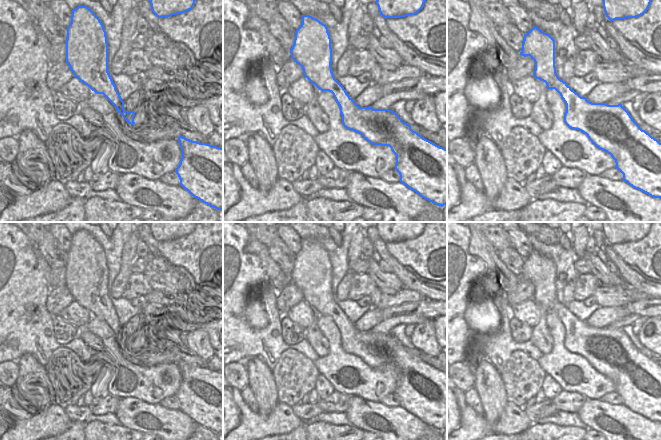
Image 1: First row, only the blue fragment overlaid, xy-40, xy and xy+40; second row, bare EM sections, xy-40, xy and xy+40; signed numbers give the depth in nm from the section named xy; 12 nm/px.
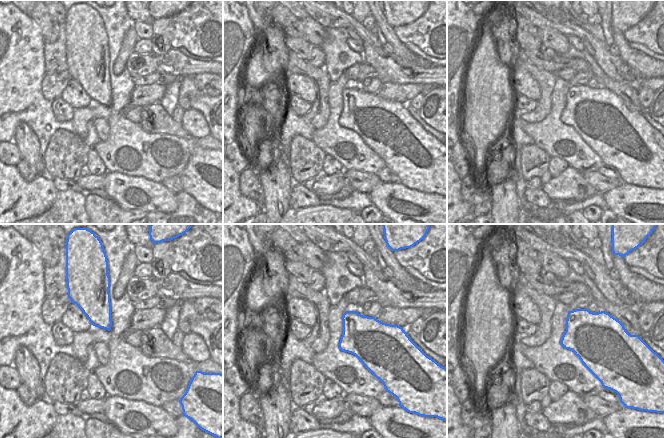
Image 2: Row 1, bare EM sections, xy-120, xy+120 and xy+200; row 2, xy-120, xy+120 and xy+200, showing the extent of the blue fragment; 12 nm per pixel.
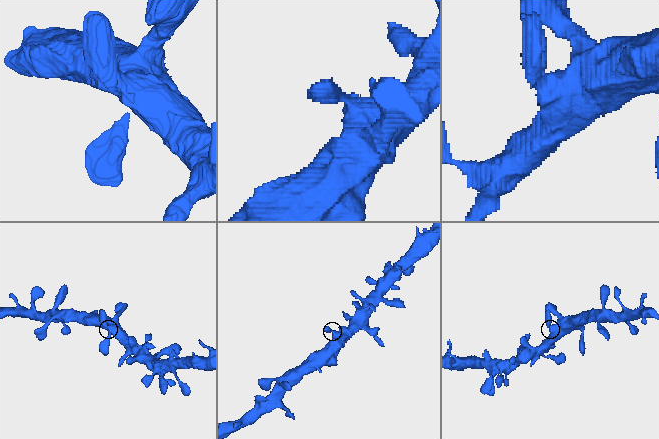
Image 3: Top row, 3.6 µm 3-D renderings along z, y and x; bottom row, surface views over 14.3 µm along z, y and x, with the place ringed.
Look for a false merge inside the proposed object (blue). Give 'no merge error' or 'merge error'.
no merge error

